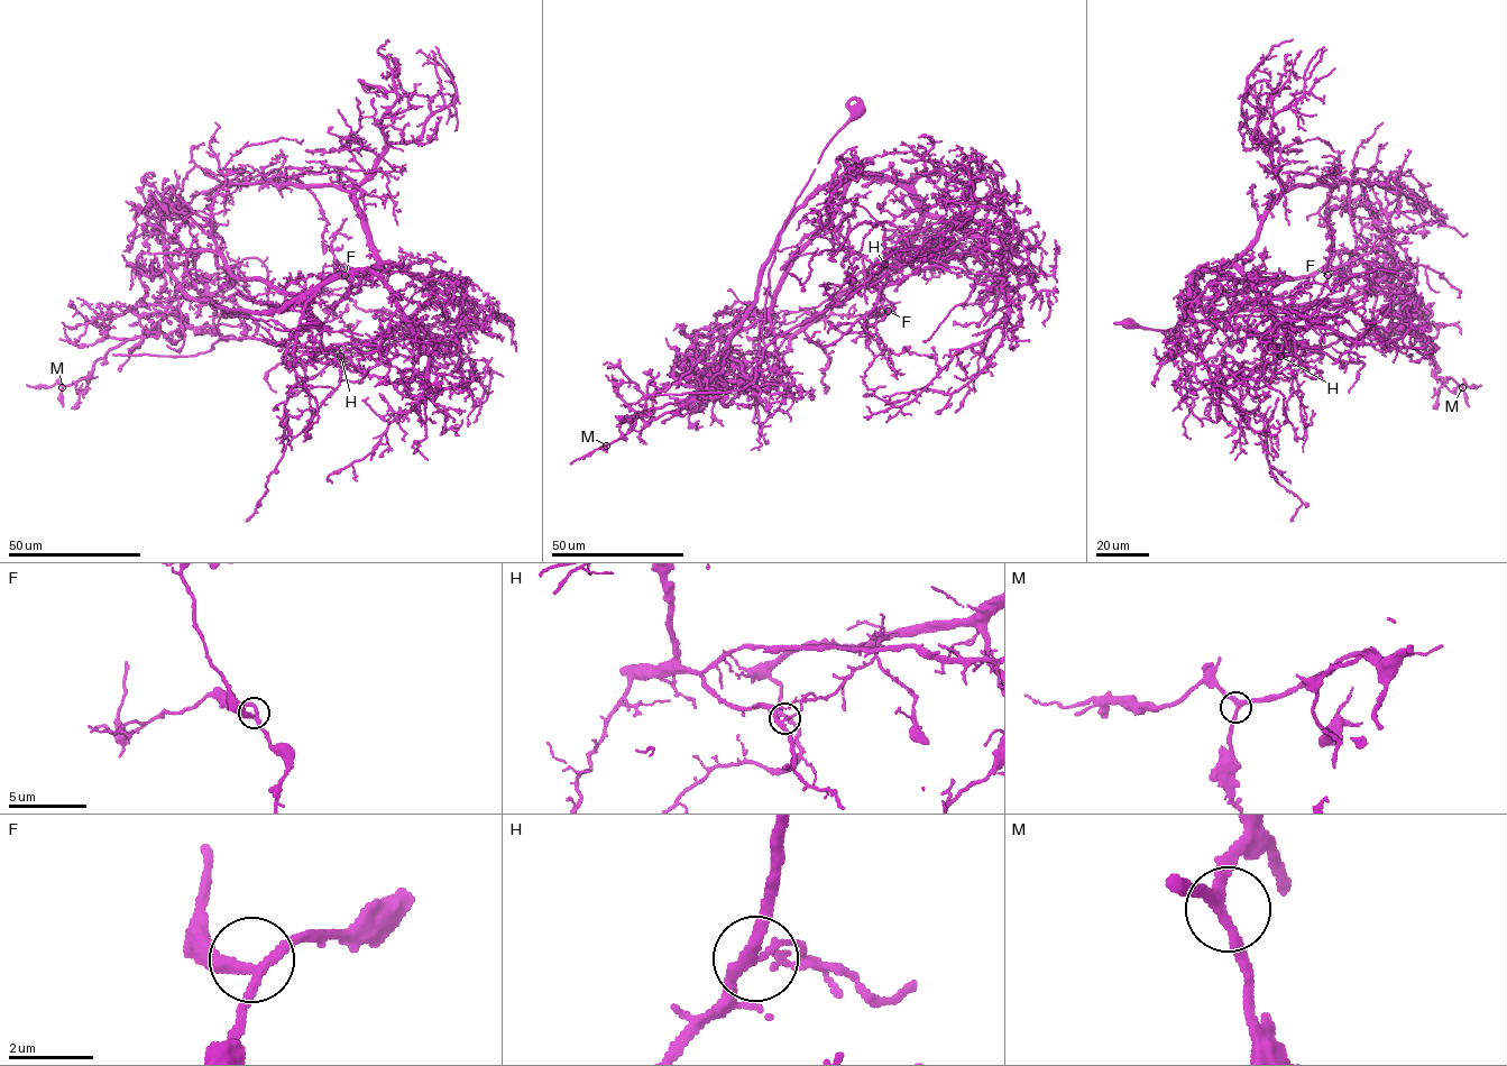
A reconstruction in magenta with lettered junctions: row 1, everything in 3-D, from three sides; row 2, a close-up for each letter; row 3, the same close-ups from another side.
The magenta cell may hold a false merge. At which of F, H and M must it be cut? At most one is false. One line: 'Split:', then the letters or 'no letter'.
Split: H

